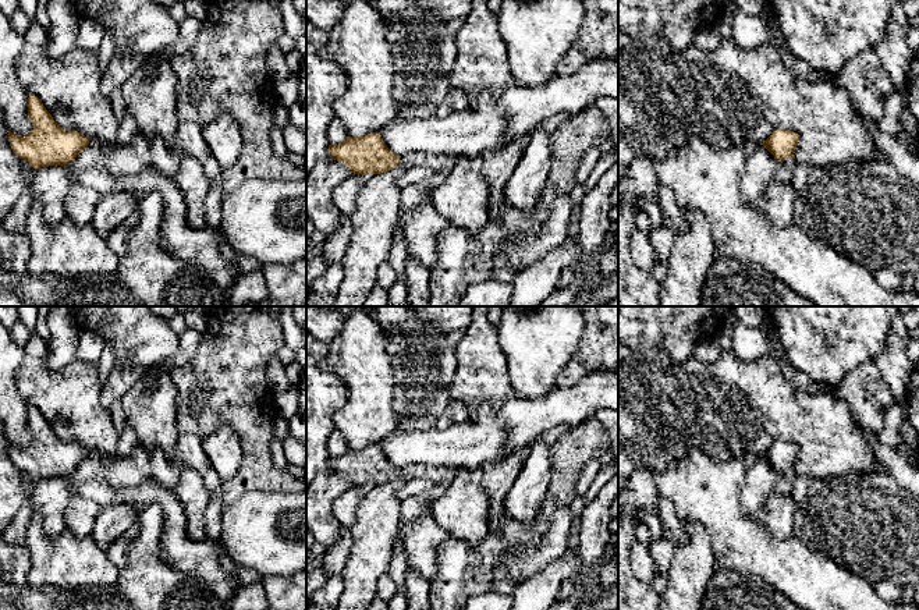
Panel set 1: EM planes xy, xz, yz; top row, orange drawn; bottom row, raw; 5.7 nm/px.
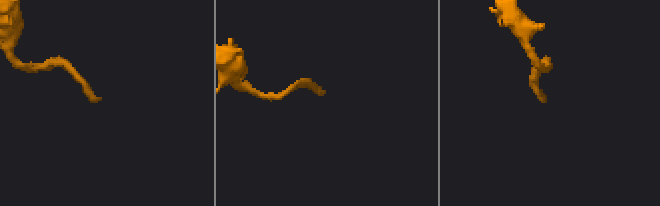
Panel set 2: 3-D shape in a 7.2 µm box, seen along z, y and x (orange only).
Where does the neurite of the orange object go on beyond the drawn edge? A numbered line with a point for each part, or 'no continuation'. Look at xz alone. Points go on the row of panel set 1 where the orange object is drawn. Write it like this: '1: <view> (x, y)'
1: xz (439, 165)

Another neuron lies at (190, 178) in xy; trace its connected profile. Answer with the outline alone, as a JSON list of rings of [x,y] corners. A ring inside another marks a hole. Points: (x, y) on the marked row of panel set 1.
[[[184,156],[173,181],[182,194],[188,226],[191,228],[203,228],[206,226],[209,180],[202,164],[191,156]]]

